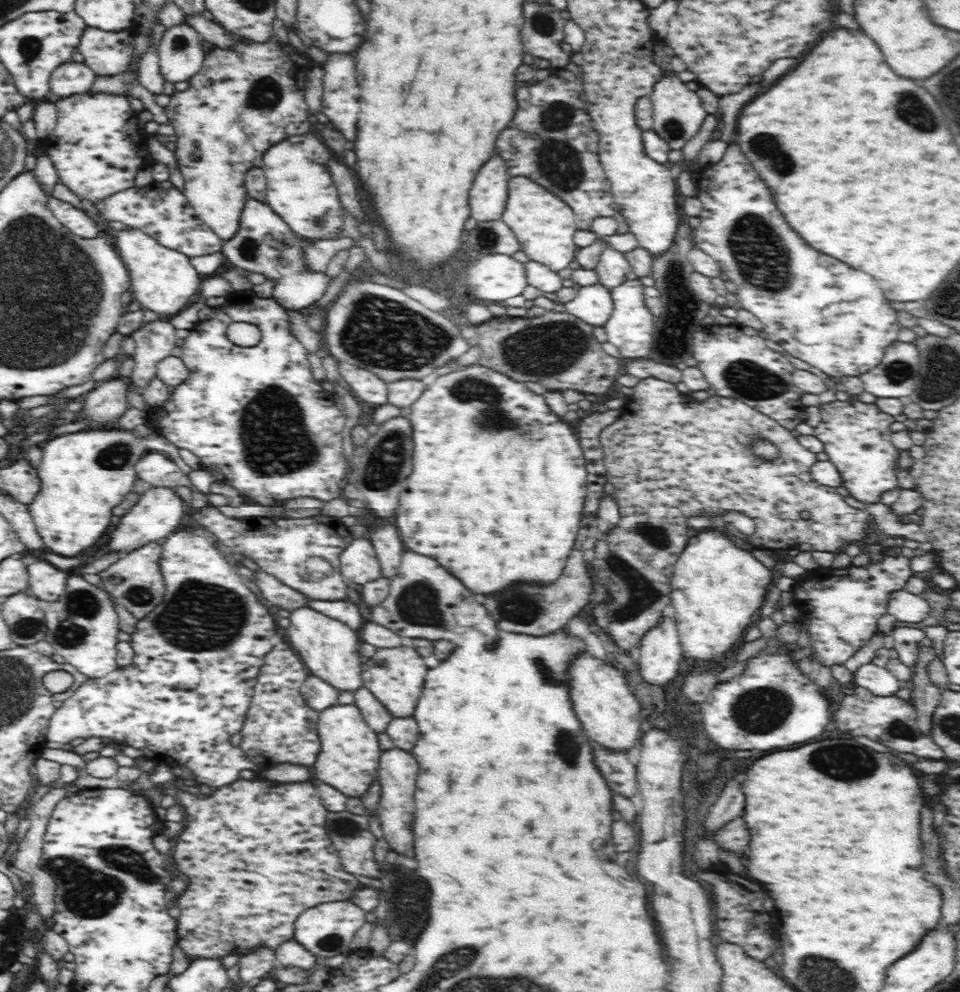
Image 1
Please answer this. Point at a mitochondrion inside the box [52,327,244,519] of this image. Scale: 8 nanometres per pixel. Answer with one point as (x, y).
(122, 451)

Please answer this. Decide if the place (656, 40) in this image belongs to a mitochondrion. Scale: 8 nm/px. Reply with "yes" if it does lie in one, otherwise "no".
no

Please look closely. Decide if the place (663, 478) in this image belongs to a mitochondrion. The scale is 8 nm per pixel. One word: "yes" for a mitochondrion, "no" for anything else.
no

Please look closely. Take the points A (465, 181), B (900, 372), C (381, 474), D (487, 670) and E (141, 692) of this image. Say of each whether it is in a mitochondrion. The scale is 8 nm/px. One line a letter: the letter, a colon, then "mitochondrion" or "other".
A: other
B: mitochondrion
C: mitochondrion
D: other
E: other

